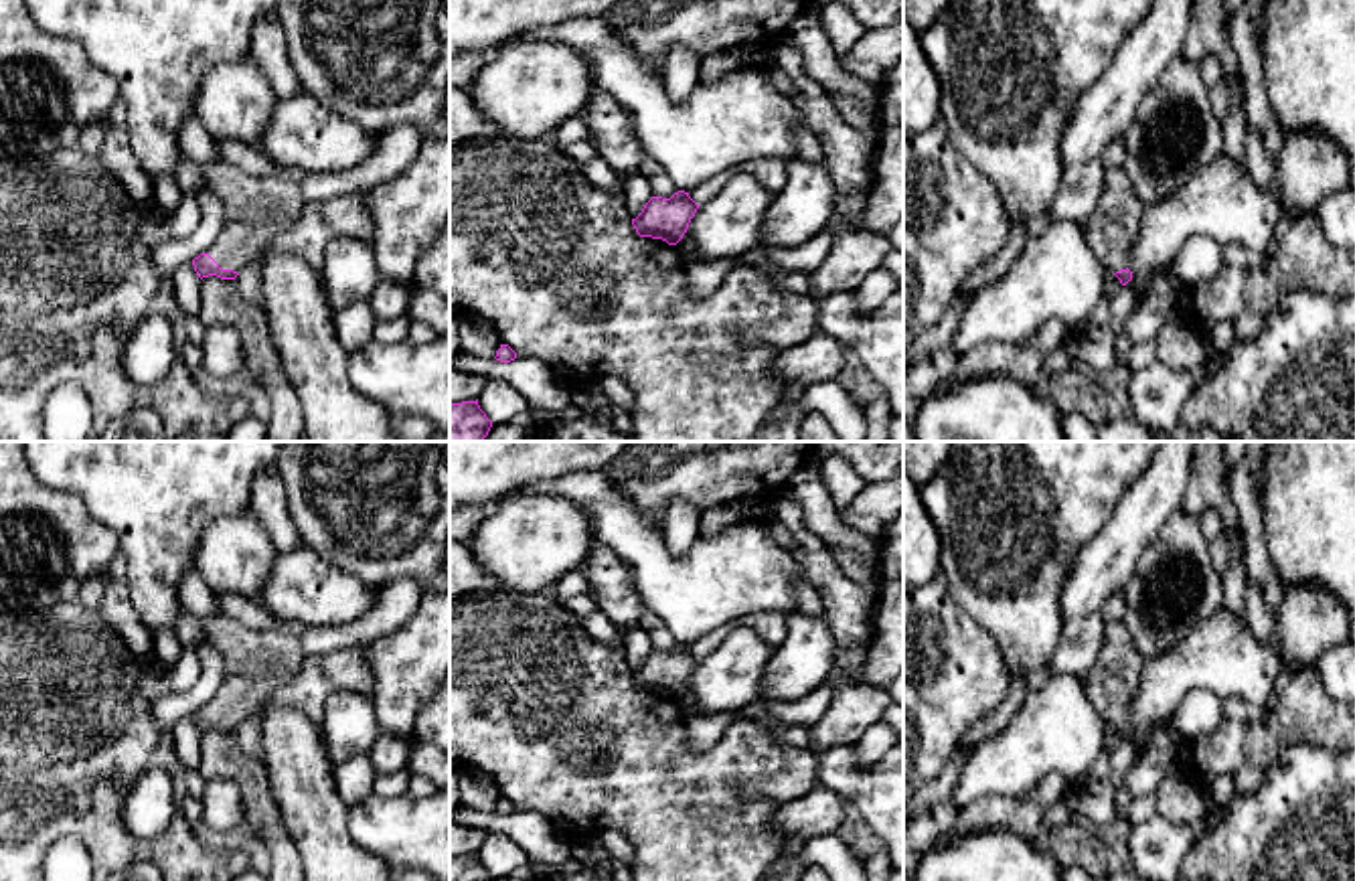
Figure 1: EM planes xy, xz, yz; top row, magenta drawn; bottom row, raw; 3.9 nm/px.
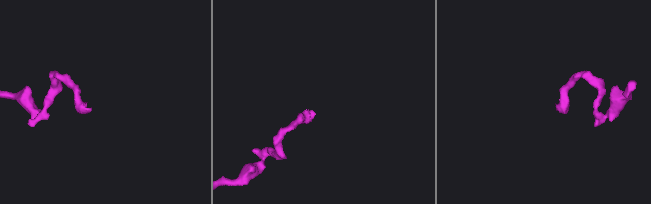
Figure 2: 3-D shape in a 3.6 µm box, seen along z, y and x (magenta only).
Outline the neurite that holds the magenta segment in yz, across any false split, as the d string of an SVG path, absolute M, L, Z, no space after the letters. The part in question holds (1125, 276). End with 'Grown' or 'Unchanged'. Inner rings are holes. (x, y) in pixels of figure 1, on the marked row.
M1124 168L1108 170L1094 211L1082 223L1084 237L1106 271L1122 286L1132 279L1130 251L1140 231L1144 205Z. Grown

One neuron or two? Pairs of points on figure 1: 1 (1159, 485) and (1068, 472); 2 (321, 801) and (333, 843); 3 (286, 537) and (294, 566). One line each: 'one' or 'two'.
1: two
2: one
3: two

